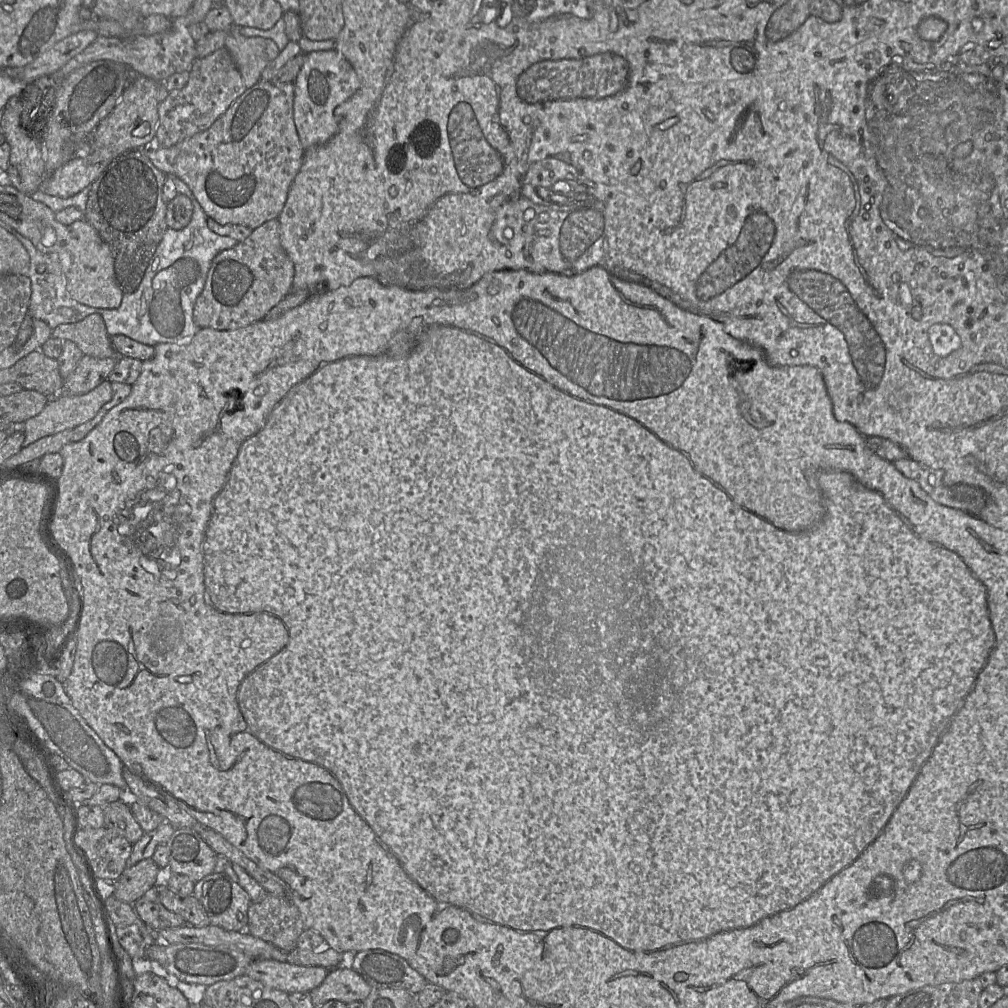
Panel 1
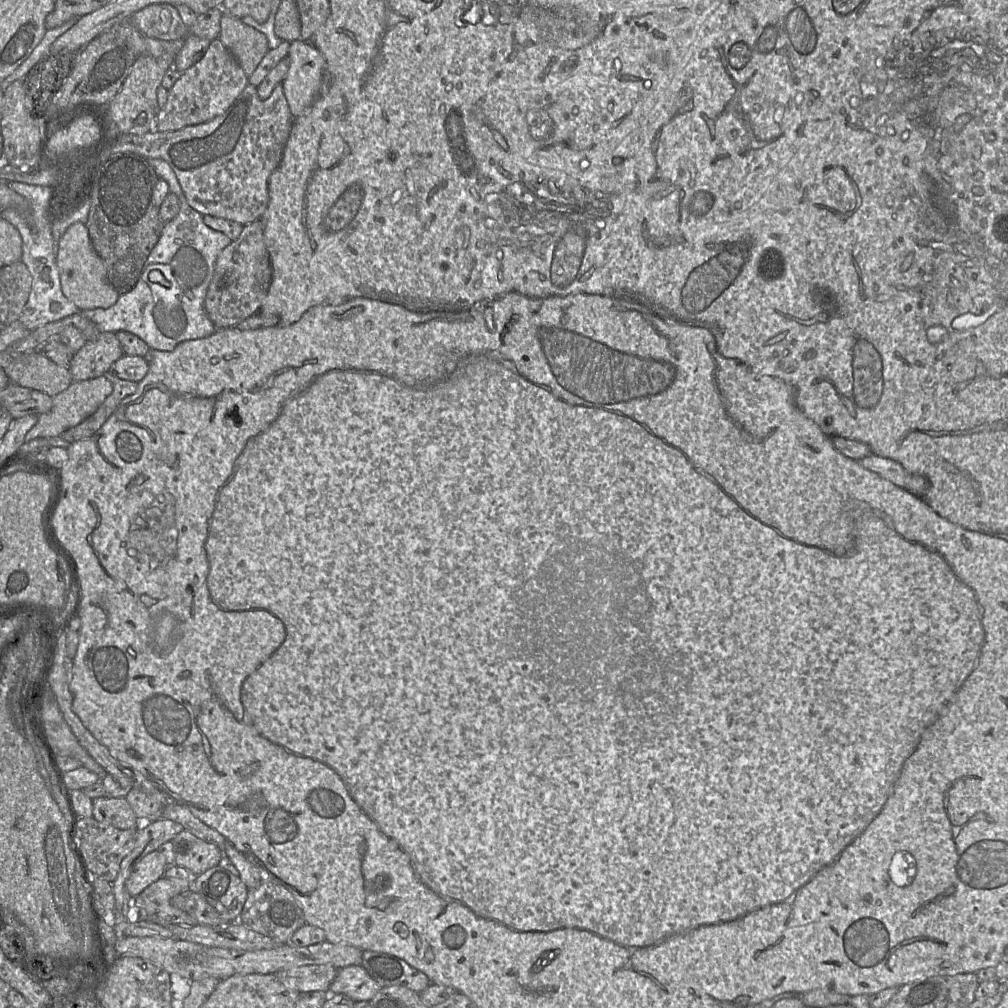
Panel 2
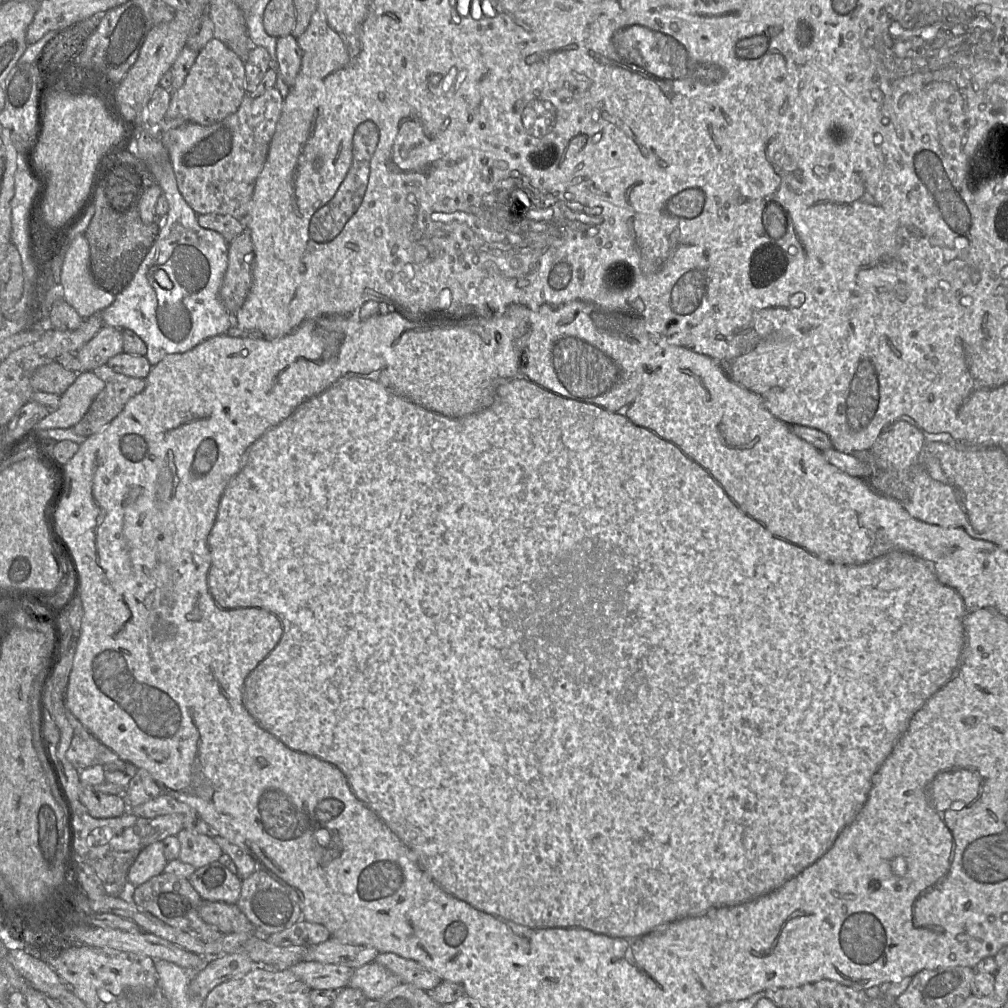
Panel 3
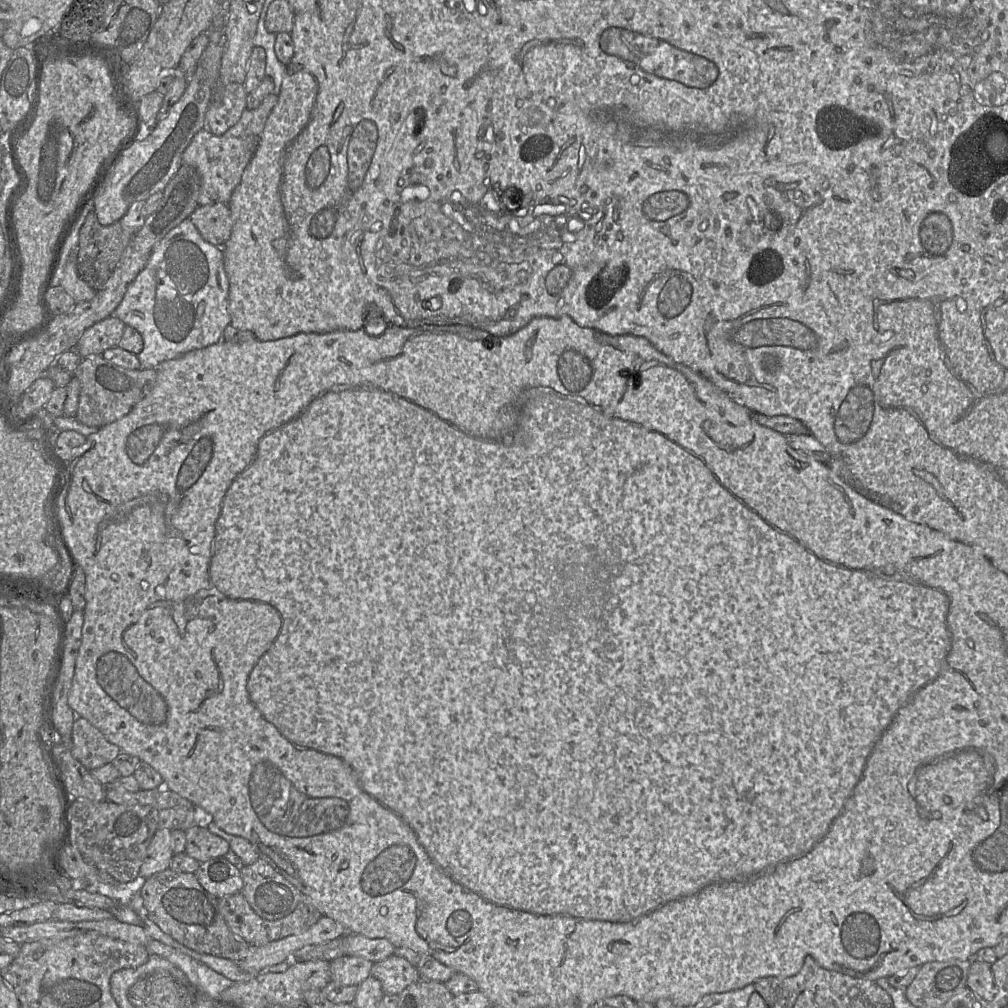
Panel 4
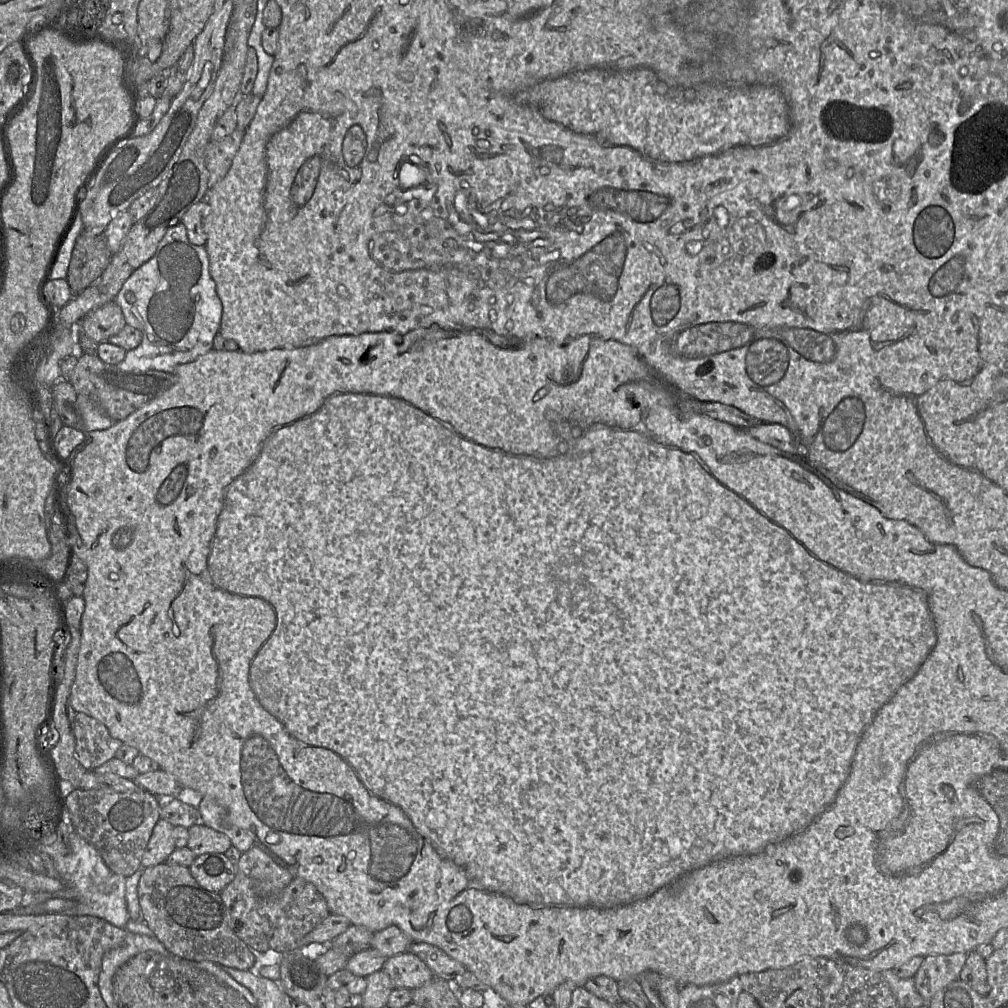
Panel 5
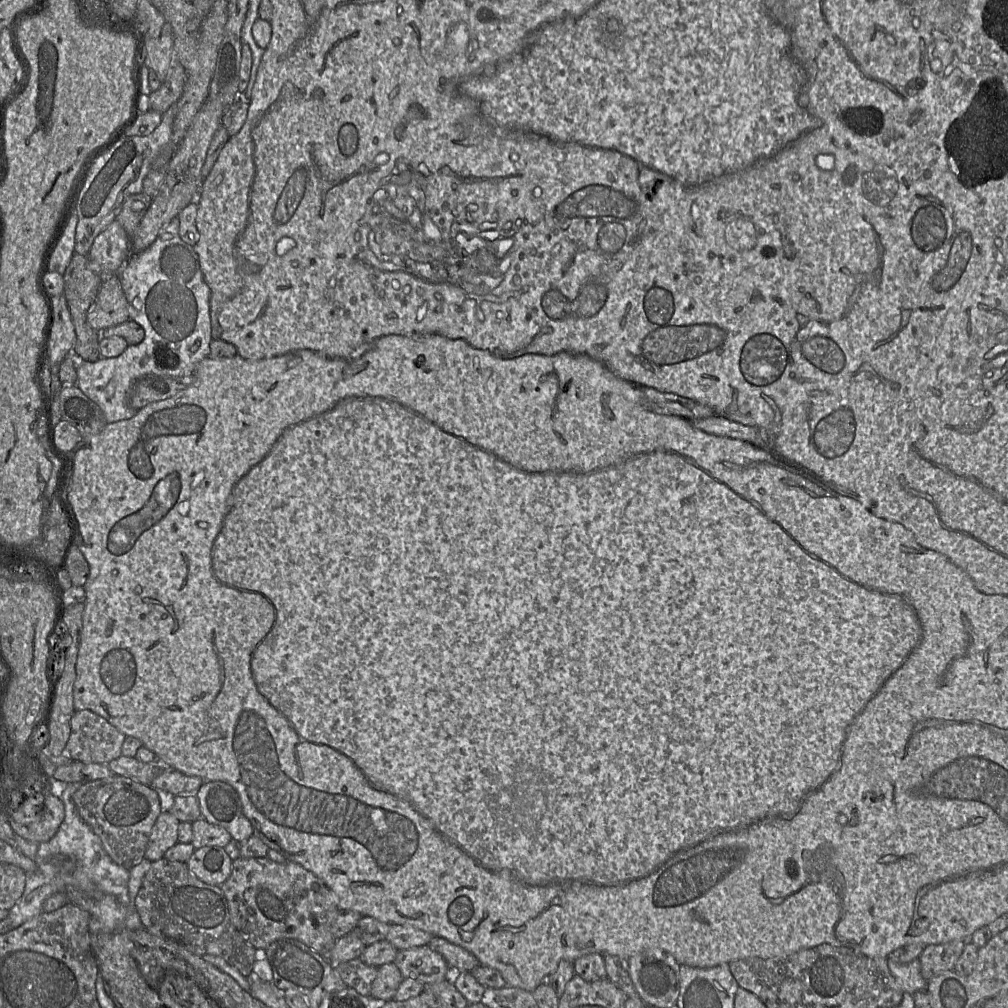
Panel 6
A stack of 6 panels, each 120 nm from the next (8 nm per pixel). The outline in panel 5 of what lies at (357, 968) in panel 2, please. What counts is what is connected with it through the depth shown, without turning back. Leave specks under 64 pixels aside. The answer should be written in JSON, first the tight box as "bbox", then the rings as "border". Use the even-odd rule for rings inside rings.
{"bbox":[382,951,434,989],"border":[[[408,951],[385,961],[382,970],[389,976],[394,989],[417,989],[434,979],[429,967]]]}

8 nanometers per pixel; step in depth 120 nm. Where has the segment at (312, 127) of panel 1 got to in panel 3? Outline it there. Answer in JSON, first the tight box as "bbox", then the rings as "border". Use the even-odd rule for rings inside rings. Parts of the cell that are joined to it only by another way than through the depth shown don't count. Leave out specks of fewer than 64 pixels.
{"bbox":[276,35,302,88],"border":[[[293,35],[277,38],[276,58],[283,81],[290,88],[300,71],[302,50]]]}

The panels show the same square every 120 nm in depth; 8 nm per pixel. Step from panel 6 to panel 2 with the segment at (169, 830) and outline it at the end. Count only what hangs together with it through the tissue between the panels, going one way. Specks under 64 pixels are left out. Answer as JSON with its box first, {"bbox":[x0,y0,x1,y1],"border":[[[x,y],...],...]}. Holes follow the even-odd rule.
{"bbox":[126,850,168,898],"border":[[[158,850],[145,855],[134,867],[126,880],[127,892],[132,898],[139,895],[146,887],[164,876],[168,865]]]}

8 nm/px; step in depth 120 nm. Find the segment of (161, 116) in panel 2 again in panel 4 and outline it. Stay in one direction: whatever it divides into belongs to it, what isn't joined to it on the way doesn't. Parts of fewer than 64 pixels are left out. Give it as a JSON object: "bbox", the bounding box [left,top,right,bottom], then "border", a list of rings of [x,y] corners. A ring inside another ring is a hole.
{"bbox":[205,84,246,135],"border":[[[244,84],[217,86],[205,115],[205,129],[213,135],[223,135],[240,120],[246,109],[246,98]]]}

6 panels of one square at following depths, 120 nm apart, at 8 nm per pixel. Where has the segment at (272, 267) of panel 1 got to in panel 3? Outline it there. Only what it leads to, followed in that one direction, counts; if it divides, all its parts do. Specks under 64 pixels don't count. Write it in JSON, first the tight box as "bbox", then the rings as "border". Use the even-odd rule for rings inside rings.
{"bbox":[220,227,253,316],"border":[[[245,227],[228,244],[228,265],[220,289],[220,299],[231,316],[243,306],[250,292],[253,262],[251,234]]]}

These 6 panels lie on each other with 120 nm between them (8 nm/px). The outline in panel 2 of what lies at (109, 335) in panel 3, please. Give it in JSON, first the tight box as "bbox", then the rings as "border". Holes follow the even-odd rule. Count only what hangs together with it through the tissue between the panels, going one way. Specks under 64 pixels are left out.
{"bbox":[69,332,124,381],"border":[[[100,332],[76,352],[69,365],[73,381],[84,381],[103,376],[124,355],[113,332]]]}

